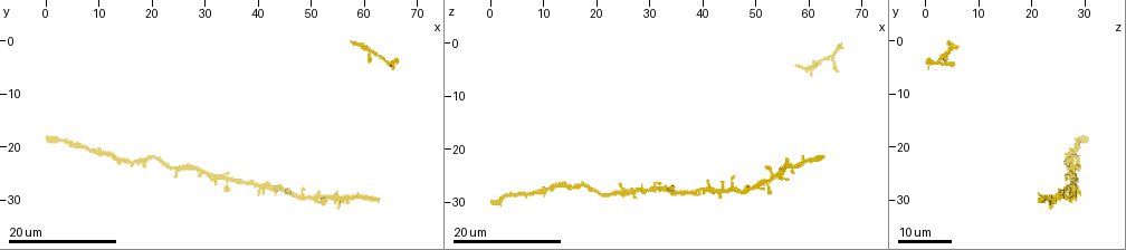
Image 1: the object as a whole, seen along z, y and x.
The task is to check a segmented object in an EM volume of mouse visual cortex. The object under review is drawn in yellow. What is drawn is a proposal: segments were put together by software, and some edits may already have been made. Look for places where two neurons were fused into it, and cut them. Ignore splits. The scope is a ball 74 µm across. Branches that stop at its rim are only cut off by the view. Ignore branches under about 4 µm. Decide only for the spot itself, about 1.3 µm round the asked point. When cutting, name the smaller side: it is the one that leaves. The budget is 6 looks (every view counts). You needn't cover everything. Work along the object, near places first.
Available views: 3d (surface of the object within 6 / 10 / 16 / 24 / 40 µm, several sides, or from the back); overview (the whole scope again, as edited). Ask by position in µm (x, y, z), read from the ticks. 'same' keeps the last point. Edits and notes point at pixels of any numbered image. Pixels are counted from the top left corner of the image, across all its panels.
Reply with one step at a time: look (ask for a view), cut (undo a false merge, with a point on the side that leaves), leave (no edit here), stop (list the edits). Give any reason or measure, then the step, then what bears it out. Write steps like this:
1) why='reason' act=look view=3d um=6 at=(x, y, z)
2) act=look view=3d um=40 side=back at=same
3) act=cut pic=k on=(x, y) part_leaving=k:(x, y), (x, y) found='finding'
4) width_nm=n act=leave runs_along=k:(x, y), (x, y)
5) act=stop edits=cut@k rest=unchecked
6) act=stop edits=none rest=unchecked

act=look view=3d um=16 at=(25.0, 24.0, 28.5)

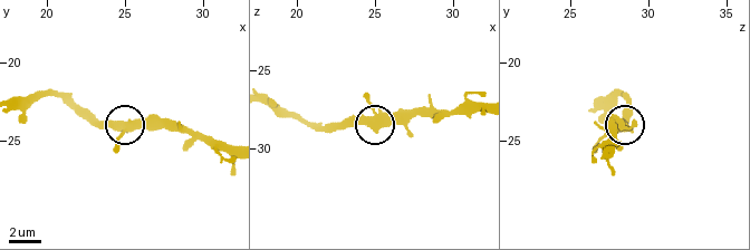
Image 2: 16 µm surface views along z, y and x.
why='zoom in' act=look view=3d um=10 at=(25.0, 24.0, 28.2)

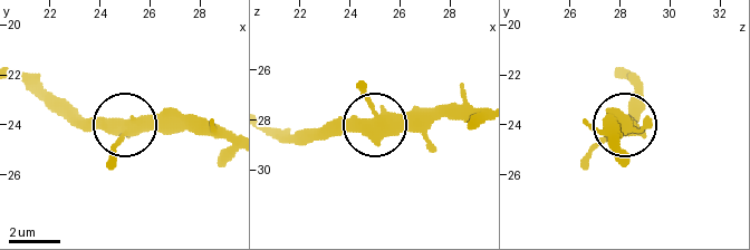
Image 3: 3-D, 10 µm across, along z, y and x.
act=leave runs_along=3:(226, 141), (174, 126), (85, 126), (55, 113) found='continuous, no second neuron'

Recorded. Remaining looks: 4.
why='arms part here' act=look view=3d um=16 at=(48.5, 30.0, 27.5)

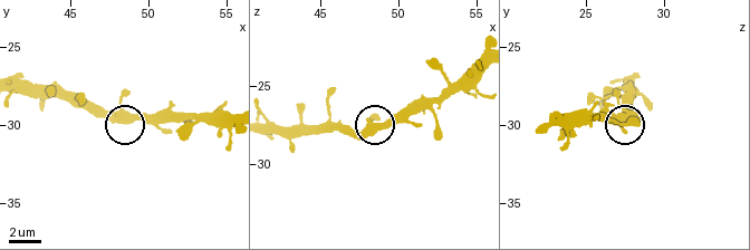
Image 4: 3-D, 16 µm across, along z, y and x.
act=look view=3d um=10 at=(48.4, 29.8, 27.8)

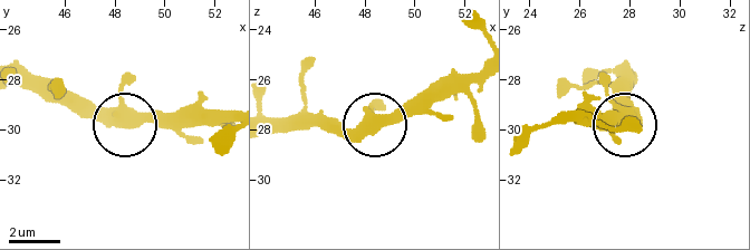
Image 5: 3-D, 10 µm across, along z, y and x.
arms=3 act=leave found='one neuron here'

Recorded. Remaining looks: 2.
why='thick turns thin' act=look view=3d um=16 at=(61.5, 2.5, 4.0)

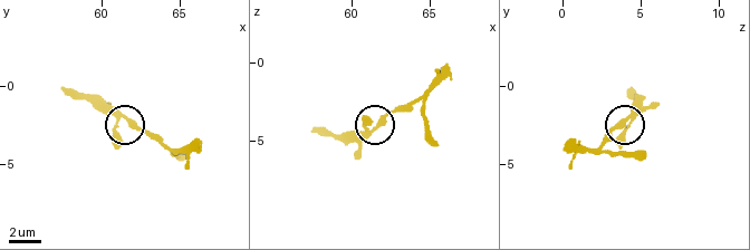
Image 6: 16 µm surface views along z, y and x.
act=look view=3d um=10 at=(62.0, 2.4, 4.0)

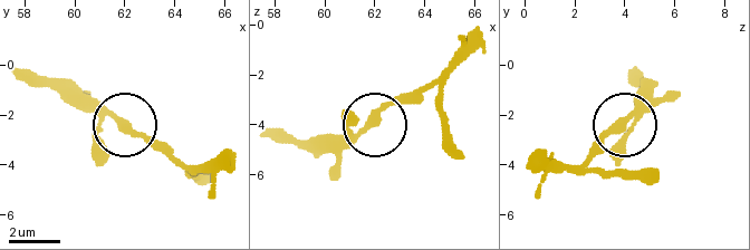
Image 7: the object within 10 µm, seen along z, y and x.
act=leave found='continuous, no second neuron'

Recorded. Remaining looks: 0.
act=stop edits=none rest=unchecked

